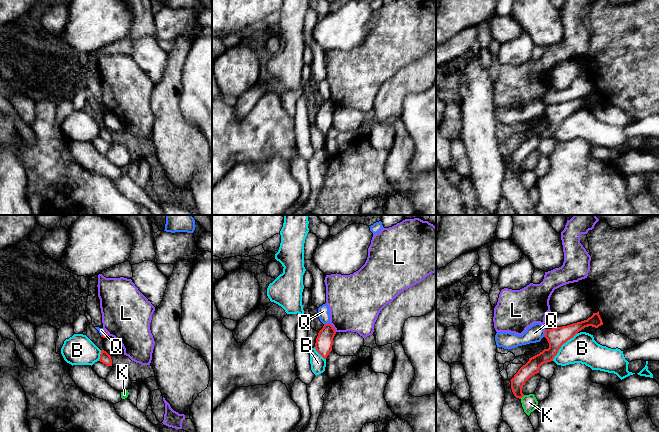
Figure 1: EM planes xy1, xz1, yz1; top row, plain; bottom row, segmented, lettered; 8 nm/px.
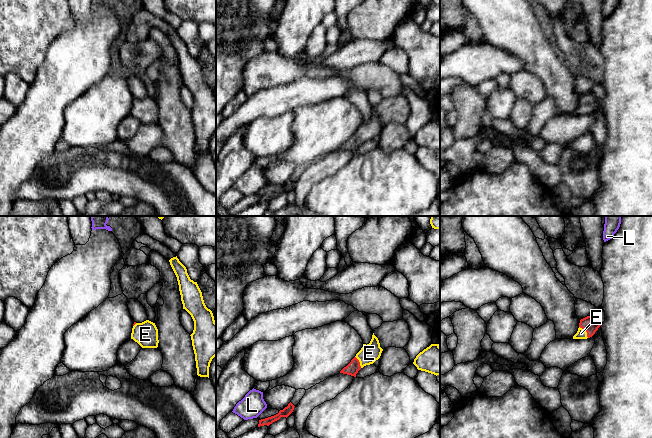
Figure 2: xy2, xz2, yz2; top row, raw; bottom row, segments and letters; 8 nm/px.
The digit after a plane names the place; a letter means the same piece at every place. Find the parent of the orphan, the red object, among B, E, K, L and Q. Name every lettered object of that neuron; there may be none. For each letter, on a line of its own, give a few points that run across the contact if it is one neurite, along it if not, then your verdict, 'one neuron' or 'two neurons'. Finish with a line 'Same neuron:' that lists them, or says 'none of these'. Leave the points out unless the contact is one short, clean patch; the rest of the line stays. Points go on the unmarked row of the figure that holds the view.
B: two neurons
E: line yz2 (589, 100), (585, 106), (581, 109); one neuron
K: two neurons
L: two neurons
Q: line yz1 (546, 105), (543, 112); two neurons
Same neuron: E

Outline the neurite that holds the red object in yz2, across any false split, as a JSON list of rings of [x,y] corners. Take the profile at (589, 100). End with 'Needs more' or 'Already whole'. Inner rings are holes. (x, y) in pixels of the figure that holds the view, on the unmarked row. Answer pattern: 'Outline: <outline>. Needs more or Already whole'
Outline: [[[590,91],[580,96],[577,109],[573,115],[587,115],[592,113],[601,101]]]. Needs more

